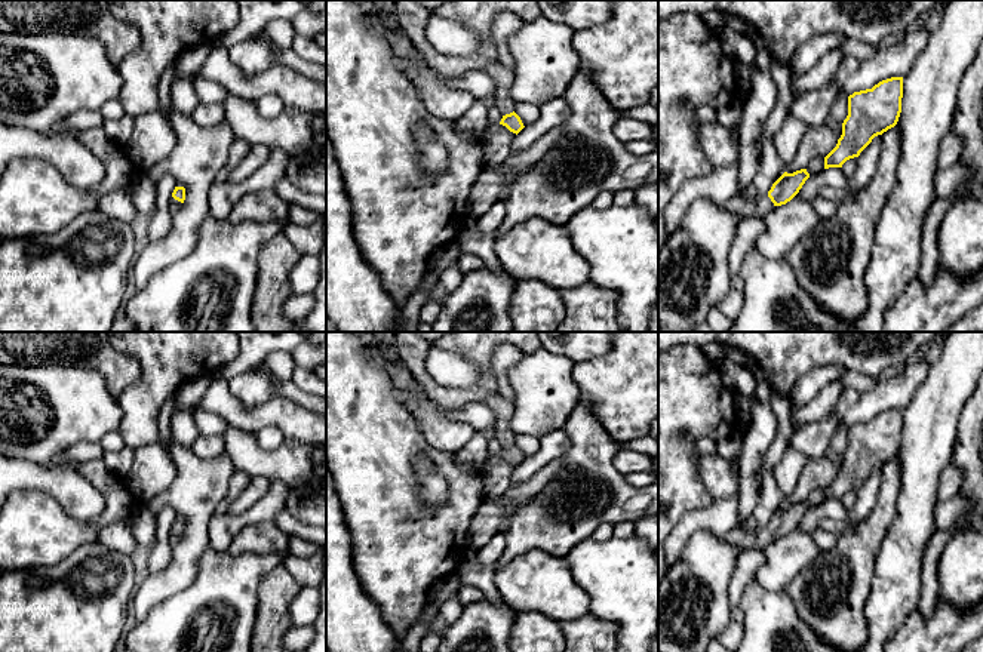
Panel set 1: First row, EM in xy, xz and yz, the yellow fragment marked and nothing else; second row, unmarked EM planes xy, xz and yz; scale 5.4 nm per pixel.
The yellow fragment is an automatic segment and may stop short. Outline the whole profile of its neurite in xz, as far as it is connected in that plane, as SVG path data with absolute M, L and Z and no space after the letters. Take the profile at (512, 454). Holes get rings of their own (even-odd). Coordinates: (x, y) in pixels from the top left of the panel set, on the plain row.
M498 391L491 394L485 403L497 415L497 424L492 428L492 434L503 445L500 456L517 467L525 458L520 449L514 445L516 434L510 425L514 412L514 403L503 397Z

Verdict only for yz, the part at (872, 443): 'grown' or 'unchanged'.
unchanged

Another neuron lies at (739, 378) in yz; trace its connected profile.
M732 360L724 362L719 369L725 385L735 396L753 396L756 391L756 378L752 373L750 367L738 365Z

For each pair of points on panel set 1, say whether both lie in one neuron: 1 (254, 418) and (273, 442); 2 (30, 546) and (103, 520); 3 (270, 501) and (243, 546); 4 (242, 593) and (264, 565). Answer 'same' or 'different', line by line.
1: different
2: same
3: different
4: same

